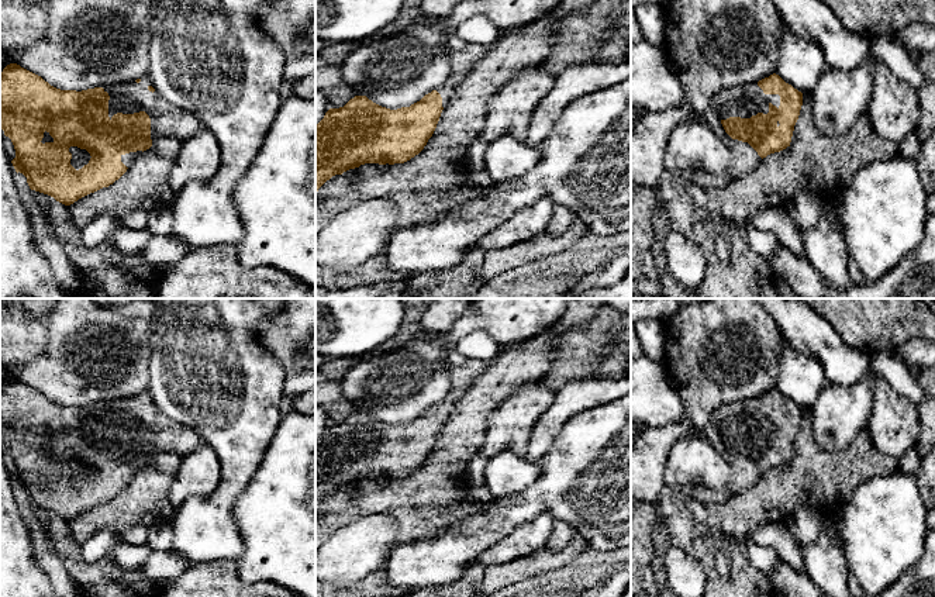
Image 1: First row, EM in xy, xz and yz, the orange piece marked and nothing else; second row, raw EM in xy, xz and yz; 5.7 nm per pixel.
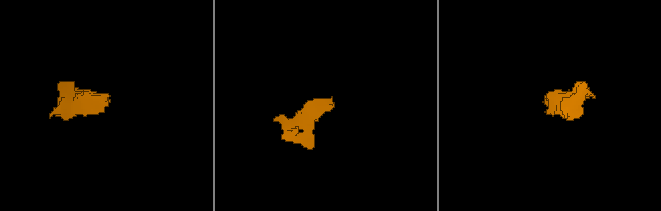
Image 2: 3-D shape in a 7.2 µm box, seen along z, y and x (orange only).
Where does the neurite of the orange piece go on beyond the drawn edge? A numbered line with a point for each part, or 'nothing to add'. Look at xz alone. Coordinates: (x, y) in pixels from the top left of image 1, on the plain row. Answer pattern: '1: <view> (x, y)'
1: xz (462, 376)

